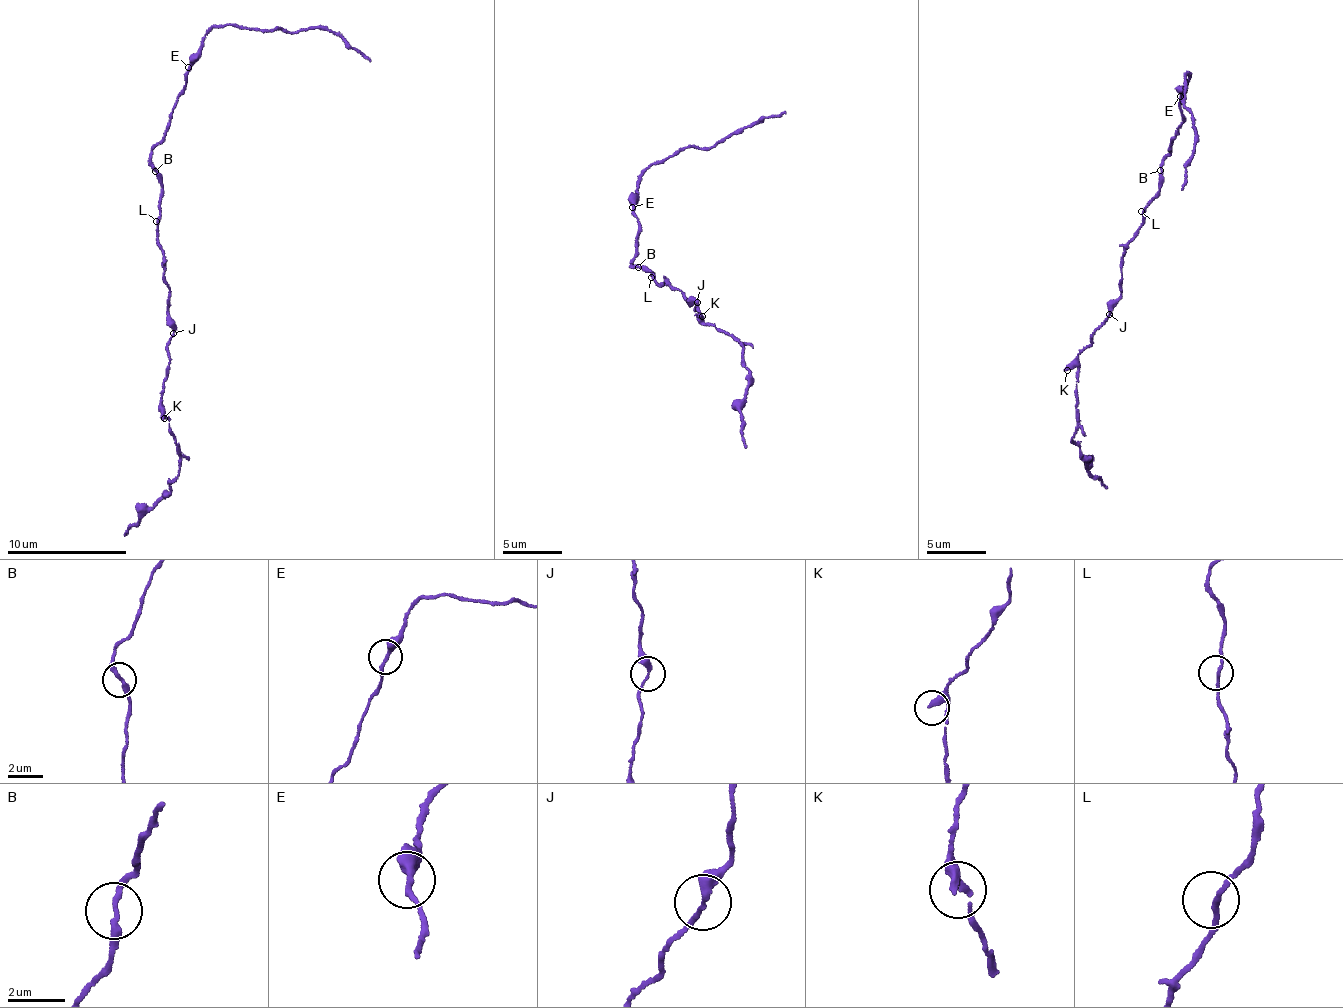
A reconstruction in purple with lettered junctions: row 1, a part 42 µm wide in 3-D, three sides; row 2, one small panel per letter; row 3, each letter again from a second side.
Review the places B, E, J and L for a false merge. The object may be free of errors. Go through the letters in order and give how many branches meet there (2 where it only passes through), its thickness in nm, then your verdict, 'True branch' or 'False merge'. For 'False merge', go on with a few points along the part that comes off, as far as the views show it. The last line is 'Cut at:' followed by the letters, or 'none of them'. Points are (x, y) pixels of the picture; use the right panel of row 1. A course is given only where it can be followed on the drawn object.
B: Branches: 2. Thickness 240 nm. True branch
E: Branches: 2. Thickness 240 nm. True branch
J: Branches: 2. Thickness 260 nm. True branch
L: Branches: 2. Thickness 160 nm. True branch
Cut at: none of them

